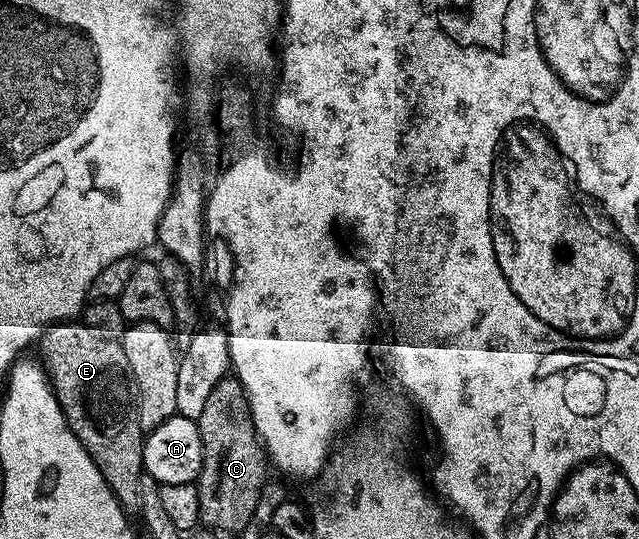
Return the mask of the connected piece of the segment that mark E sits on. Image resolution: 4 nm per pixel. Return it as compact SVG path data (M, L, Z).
M81 321L57 323L43 331L38 346L69 428L88 450L101 475L128 517L141 514L145 434L139 425L138 386L127 353L119 340L100 337Z

